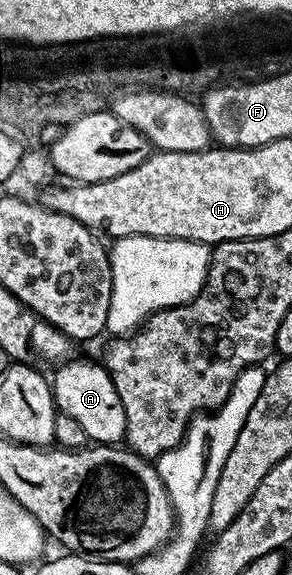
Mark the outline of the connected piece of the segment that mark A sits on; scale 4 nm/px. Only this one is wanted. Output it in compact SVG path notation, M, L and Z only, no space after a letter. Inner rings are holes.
M72 358L54 369L53 395L56 409L62 415L74 418L85 430L88 441L96 445L118 445L126 437L125 406L117 398L117 390L102 363Z

